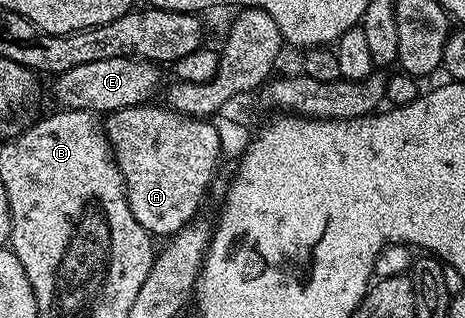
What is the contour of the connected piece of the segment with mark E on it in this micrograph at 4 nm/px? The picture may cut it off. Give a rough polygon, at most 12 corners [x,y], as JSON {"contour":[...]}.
{"contour":[[98,59],[55,74],[60,109],[107,115],[153,100],[159,64]]}

